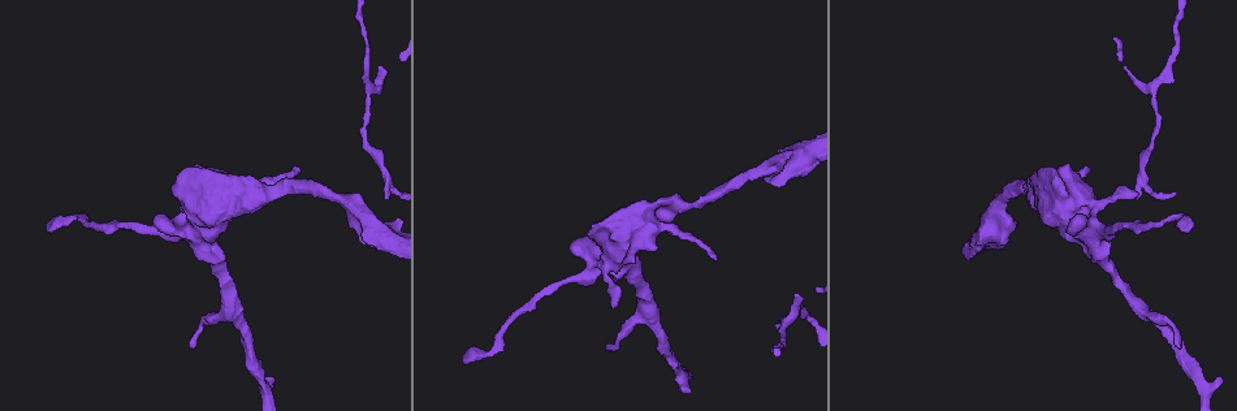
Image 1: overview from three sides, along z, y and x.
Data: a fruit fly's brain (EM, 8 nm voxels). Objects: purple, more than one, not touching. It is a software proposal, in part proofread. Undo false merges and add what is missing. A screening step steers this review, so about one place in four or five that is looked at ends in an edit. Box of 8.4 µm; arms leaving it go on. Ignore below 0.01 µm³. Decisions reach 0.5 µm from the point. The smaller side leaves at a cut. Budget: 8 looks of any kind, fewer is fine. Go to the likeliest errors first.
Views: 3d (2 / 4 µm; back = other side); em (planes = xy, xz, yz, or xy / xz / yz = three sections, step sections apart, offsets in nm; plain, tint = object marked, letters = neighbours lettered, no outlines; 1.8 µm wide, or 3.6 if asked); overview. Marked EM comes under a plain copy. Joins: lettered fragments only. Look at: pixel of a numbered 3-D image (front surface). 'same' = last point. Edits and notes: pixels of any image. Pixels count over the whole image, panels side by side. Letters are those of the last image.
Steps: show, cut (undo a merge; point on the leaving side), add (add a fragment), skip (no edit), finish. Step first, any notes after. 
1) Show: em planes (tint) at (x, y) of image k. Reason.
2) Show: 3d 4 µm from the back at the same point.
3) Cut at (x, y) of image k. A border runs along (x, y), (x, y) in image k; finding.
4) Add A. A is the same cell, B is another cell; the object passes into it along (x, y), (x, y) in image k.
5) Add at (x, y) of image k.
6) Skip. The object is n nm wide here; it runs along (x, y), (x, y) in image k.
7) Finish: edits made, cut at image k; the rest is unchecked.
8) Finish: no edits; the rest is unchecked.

Show: 3d 4 µm at (1125, 65) of image 1.

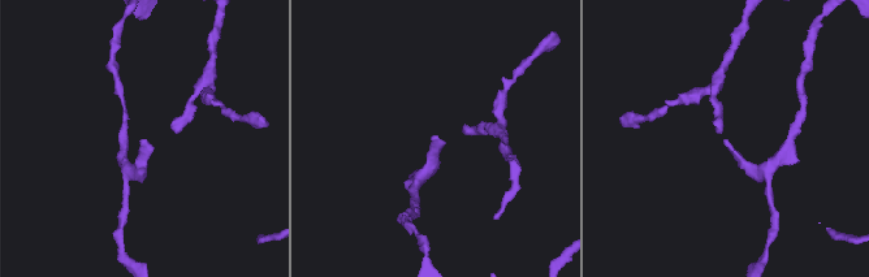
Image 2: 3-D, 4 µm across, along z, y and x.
Show: em planes (letters) at (438, 138) of image 2. Need the tissue.

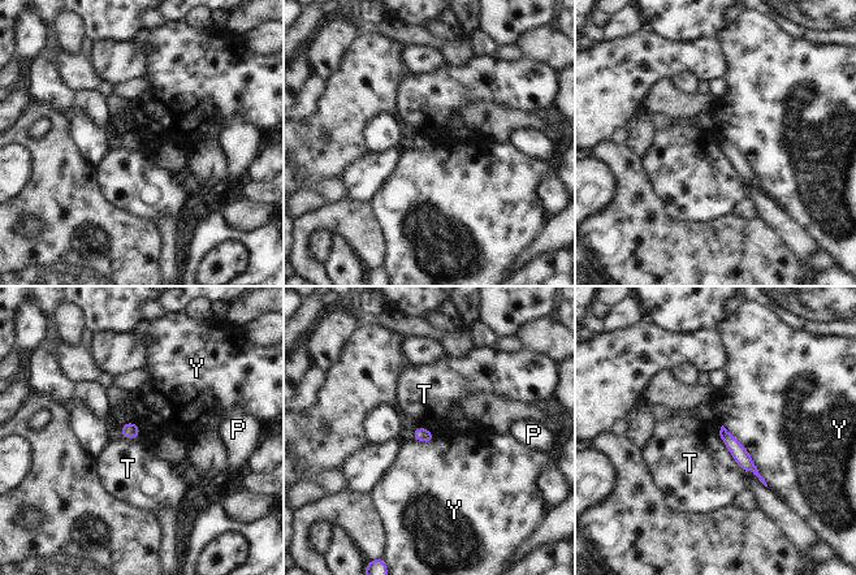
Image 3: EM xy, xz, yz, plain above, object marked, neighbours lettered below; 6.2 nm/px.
Skip. The object is 90 nm wide here; P, T and Y are other cells; it runs along (723, 432), (753, 468) in image 3; no lettered fragment goes on from it.

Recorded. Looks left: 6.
Show: 3d 2 µm at (464, 354) of image 1.

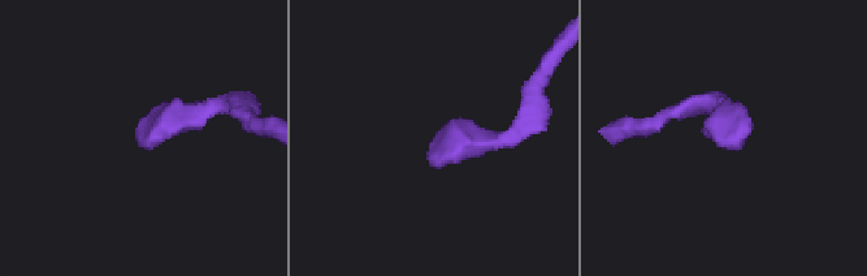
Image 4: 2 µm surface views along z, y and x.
Show: em 3.6 µm yz step 4 (letters) at (140, 143) of image 4. Now the EM.

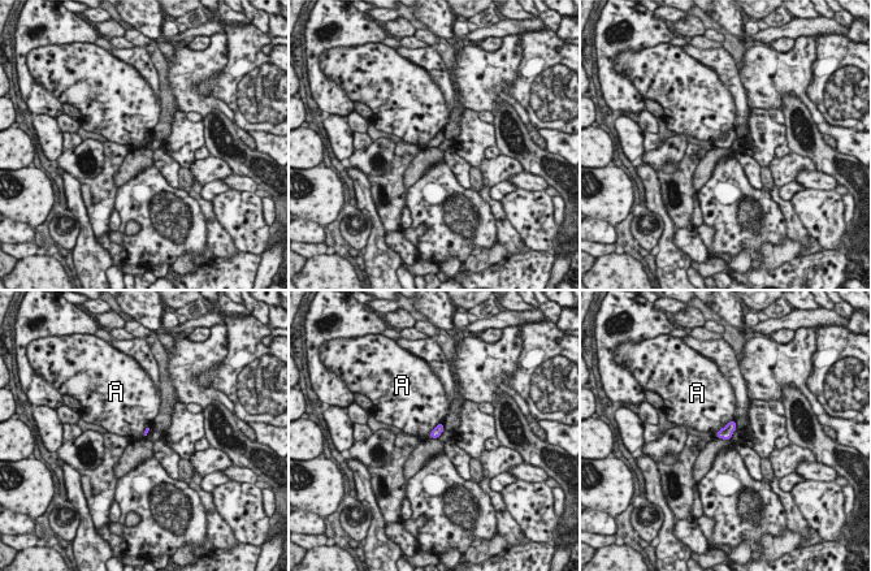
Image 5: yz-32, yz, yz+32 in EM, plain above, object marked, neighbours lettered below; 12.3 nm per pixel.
Skip. A is another cell; a border runs along (735, 420), (726, 424), (716, 437) in image 5; none of them fits.

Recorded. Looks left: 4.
Show: em 3.6 µm xy step 8 (letters) at (297, 167) of image 1. Thin end.

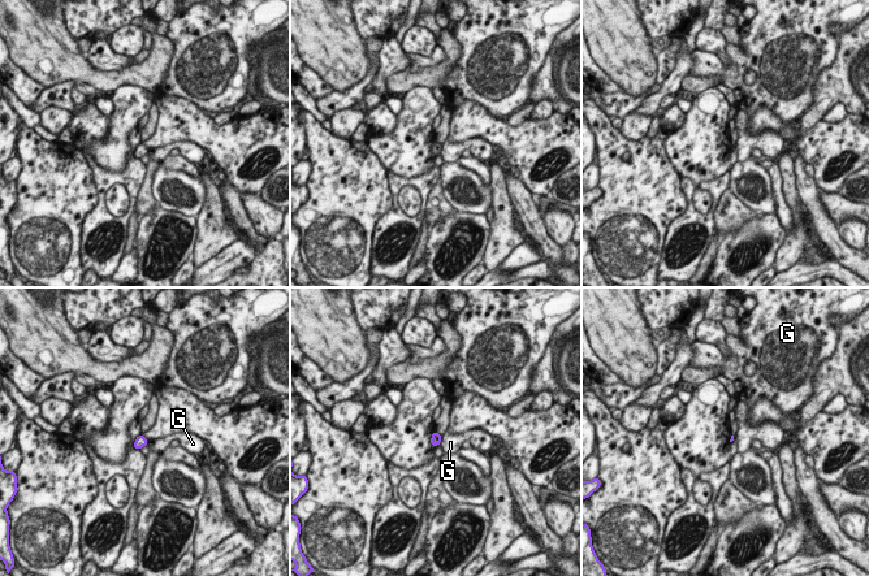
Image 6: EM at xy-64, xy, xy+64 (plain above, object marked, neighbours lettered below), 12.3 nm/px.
Show: em 3.6 µm planes (letters) at the same point.

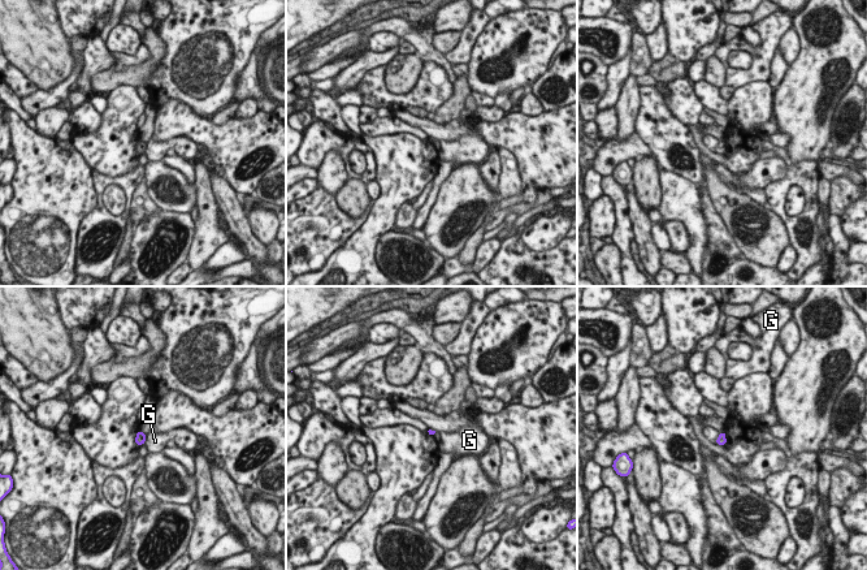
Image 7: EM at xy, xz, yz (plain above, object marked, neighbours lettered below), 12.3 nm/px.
Skip. G is another cell; a border runs along (147, 435), (143, 444) in image 7; no lettered fragment goes on from it.

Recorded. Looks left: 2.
Finish: no edits; the rest is unchecked.

